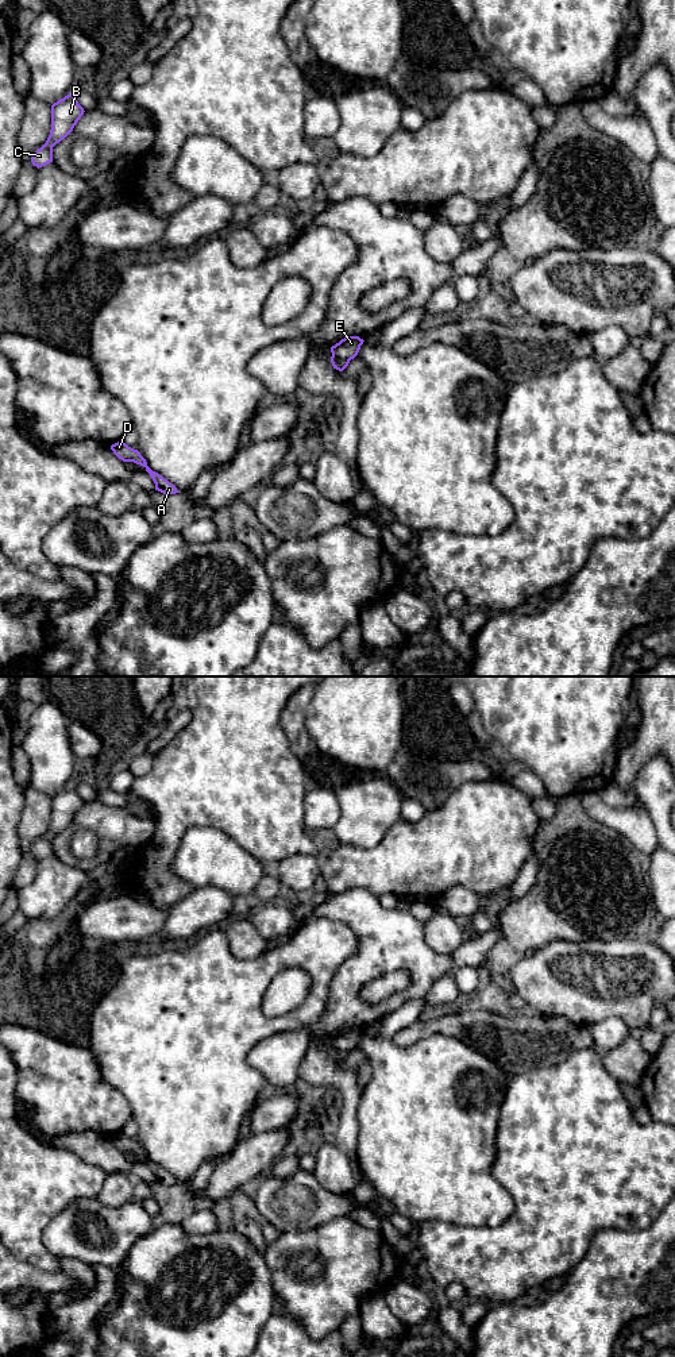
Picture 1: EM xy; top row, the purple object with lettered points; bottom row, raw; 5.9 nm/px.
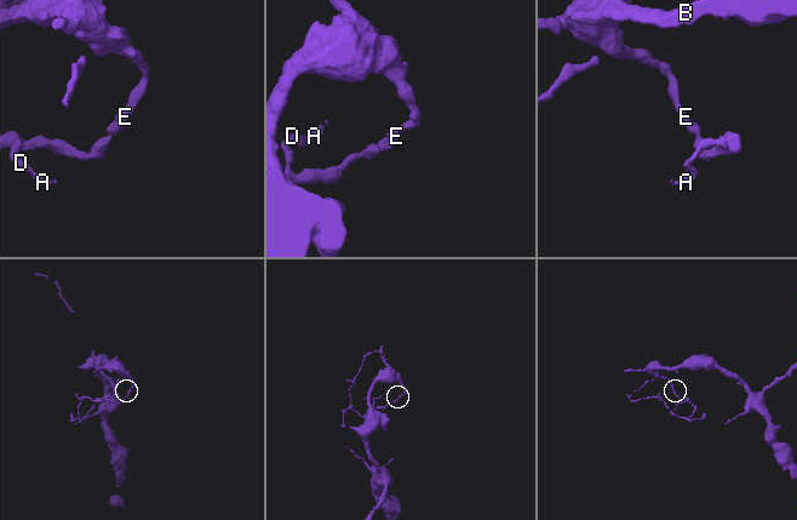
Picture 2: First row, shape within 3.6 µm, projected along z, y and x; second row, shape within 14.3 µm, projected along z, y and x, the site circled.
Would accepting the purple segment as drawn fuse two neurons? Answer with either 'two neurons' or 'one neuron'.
two neurons

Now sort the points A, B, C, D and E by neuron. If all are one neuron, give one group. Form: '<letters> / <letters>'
A D / B C E

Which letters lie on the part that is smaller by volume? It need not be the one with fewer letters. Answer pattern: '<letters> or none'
A, D

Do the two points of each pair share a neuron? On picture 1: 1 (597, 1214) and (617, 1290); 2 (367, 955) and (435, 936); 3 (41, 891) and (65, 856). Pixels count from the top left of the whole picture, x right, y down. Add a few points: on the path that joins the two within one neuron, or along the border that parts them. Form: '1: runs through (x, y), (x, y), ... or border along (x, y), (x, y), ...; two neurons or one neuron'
1: border along (632, 1230), (600, 1229), (583, 1256); two neurons
2: border along (423, 924), (424, 940), (435, 951), (450, 956); two neurons
3: border along (53, 852), (64, 862), (85, 871); two neurons

